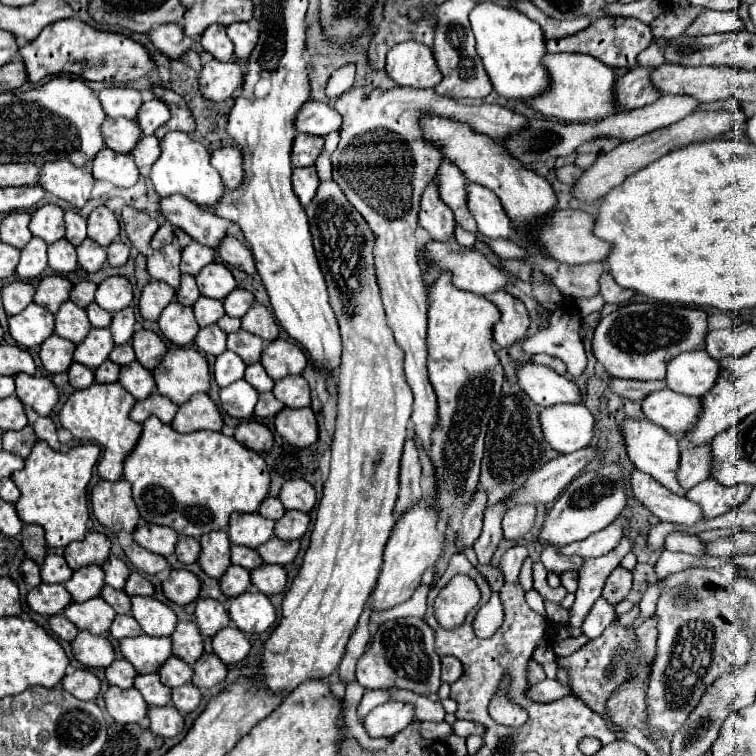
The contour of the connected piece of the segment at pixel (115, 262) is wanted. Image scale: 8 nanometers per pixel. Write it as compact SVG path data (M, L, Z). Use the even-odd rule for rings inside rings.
M117 239L117 241L113 241L113 245L107 247L107 261L109 261L109 265L121 267L121 265L127 263L127 259L129 259L129 247L123 241Z

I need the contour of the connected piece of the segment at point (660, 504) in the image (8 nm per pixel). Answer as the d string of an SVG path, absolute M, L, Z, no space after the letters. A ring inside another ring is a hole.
M639 469L631 471L631 491L633 499L637 499L651 515L659 517L661 521L683 519L673 523L695 525L699 519L703 519L701 509L697 509L697 503L689 501L687 497L671 493L667 487L663 487L653 477L641 473Z

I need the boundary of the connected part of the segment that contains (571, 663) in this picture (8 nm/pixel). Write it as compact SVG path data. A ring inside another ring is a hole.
M617 623L609 625L601 637L589 641L587 645L583 645L581 649L577 649L573 655L557 659L559 665L569 669L571 675L571 689L573 695L577 695L579 699L585 701L585 705L589 705L593 711L597 711L601 717L605 717L609 729L623 739L623 733L609 721L609 717L605 715L605 701L611 697L611 693L623 683L627 681L627 677L631 675L631 665L637 661L637 645L635 645L635 633L627 627L617 627Z

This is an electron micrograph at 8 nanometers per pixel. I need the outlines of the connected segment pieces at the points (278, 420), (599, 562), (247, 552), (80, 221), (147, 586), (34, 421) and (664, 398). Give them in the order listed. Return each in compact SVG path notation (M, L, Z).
M311 407L281 409L275 417L275 429L293 447L309 447L317 441L317 421Z
M623 535L619 547L611 553L595 557L593 561L585 561L583 569L579 569L579 589L575 593L575 603L569 609L569 627L581 627L593 603L599 599L603 583L607 575L621 563L621 559L633 549L633 539Z
M233 545L231 547L231 563L241 565L245 569L255 569L255 567L263 565L263 559L251 547L237 547L237 545Z
M67 211L65 213L65 225L67 225L67 233L65 239L69 243L73 243L75 247L83 243L83 239L87 237L87 221L77 213L77 211Z
M133 571L131 577L129 577L129 581L127 581L127 585L125 585L125 593L129 597L133 597L133 595L153 595L155 589L153 589L153 585L151 585L149 579L145 579L141 573Z
M25 407L25 413L29 417L29 425L35 429L37 437L47 441L51 445L51 449L59 451L59 441L57 441L57 431L55 431L55 423L49 417L41 417L39 413L35 413L31 407Z
M671 389L651 391L643 401L641 409L649 421L667 429L677 439L683 439L685 433L693 427L691 423L697 421L697 413L701 409L701 401L695 397L677 395Z

